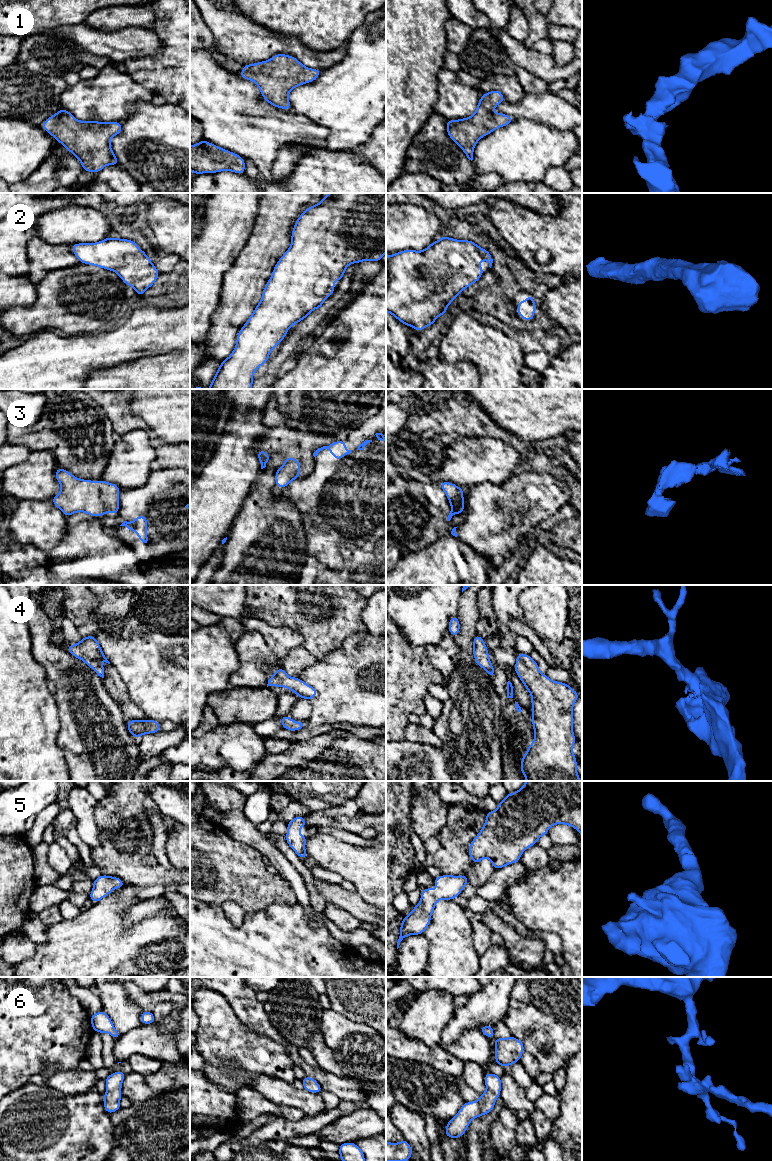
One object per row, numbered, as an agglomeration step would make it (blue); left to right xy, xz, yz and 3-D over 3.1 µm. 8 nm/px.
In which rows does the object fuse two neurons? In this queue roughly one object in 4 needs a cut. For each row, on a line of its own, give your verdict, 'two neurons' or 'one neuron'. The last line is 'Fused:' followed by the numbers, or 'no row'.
1: one neuron
2: one neuron
3: two neurons
4: one neuron
5: one neuron
6: one neuron
Fused: 3

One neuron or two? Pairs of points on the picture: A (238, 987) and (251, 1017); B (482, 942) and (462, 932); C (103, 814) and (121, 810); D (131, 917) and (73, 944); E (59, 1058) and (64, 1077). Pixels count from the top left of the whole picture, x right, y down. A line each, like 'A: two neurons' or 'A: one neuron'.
A: one neuron
B: two neurons
C: one neuron
D: two neurons
E: two neurons

